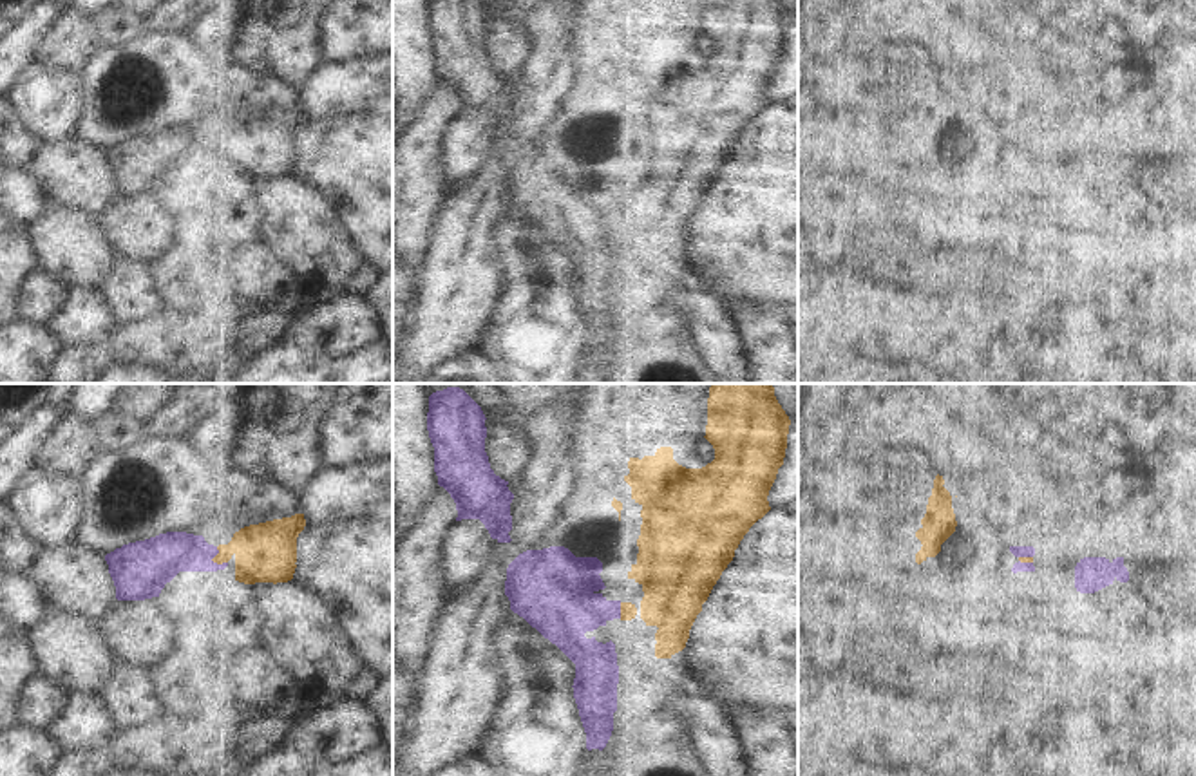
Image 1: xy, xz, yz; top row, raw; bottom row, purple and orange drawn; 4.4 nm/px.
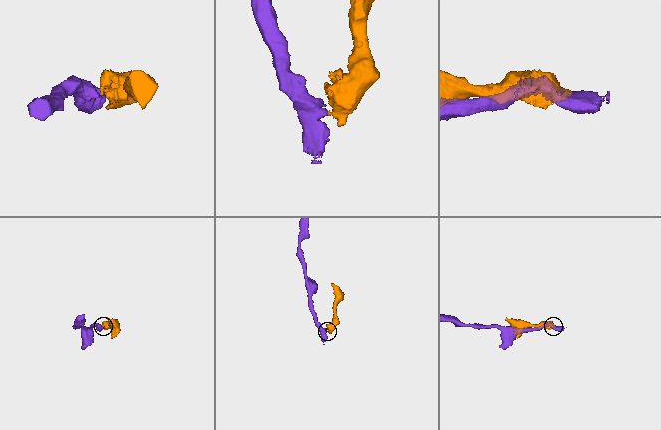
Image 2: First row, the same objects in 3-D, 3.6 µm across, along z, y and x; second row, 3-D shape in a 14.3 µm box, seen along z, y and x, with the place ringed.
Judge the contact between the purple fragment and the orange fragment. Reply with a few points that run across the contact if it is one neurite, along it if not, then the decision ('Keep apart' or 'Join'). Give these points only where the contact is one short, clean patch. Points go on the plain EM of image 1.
Line: xy (216, 141), (218, 149), (212, 154), (227, 158). Keep apart

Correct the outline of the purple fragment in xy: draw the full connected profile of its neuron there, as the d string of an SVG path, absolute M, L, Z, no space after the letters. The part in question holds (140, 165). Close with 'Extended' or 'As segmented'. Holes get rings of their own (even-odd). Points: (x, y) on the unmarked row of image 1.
M166 127L136 136L105 150L109 168L116 181L118 195L145 195L159 192L166 177L179 166L217 166L228 157L212 154L217 141L208 139L203 130L186 127Z. As segmented

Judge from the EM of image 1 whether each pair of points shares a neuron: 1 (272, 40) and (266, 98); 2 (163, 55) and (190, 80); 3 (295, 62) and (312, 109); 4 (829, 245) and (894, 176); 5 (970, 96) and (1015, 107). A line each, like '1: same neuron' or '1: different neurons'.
1: different neurons
2: same neuron
3: different neurons
4: same neuron
5: same neuron

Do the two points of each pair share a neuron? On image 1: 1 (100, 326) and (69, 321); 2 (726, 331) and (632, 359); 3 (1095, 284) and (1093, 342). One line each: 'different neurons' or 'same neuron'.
1: same neuron
2: different neurons
3: different neurons

